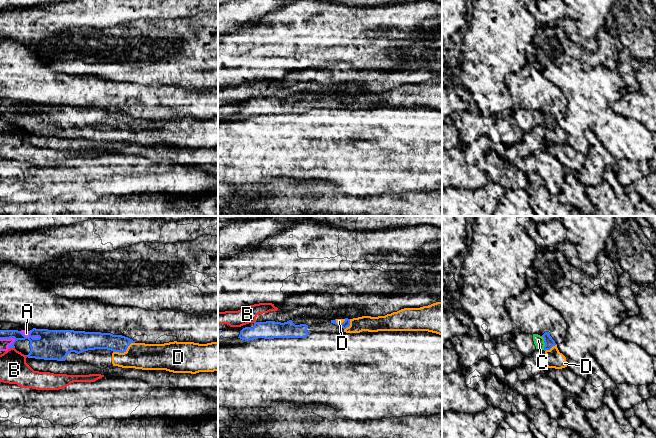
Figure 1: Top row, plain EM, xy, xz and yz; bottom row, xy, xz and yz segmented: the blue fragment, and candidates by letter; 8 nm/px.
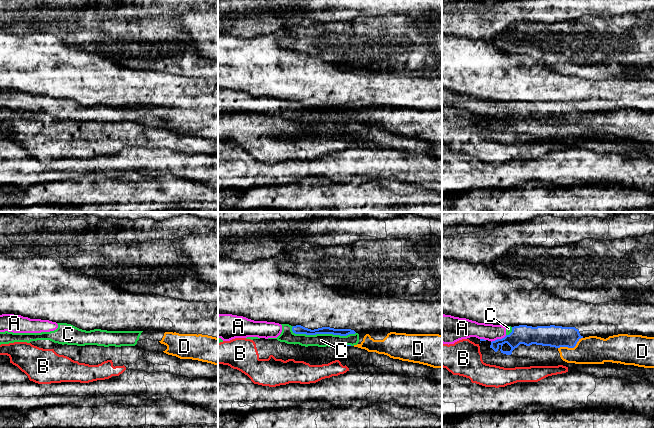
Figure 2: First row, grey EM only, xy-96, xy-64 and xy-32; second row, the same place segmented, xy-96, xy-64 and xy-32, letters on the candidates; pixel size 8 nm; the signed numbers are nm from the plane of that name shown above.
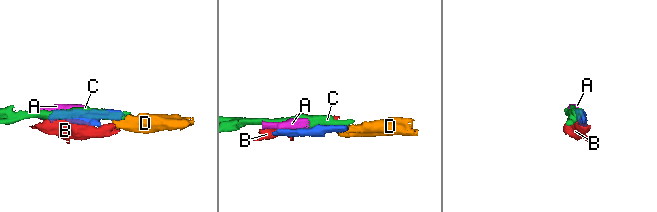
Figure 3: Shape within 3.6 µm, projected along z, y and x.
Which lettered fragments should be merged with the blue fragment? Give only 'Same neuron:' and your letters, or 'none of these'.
Same neuron: D

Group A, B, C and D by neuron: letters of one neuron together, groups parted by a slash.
A C / B / D

